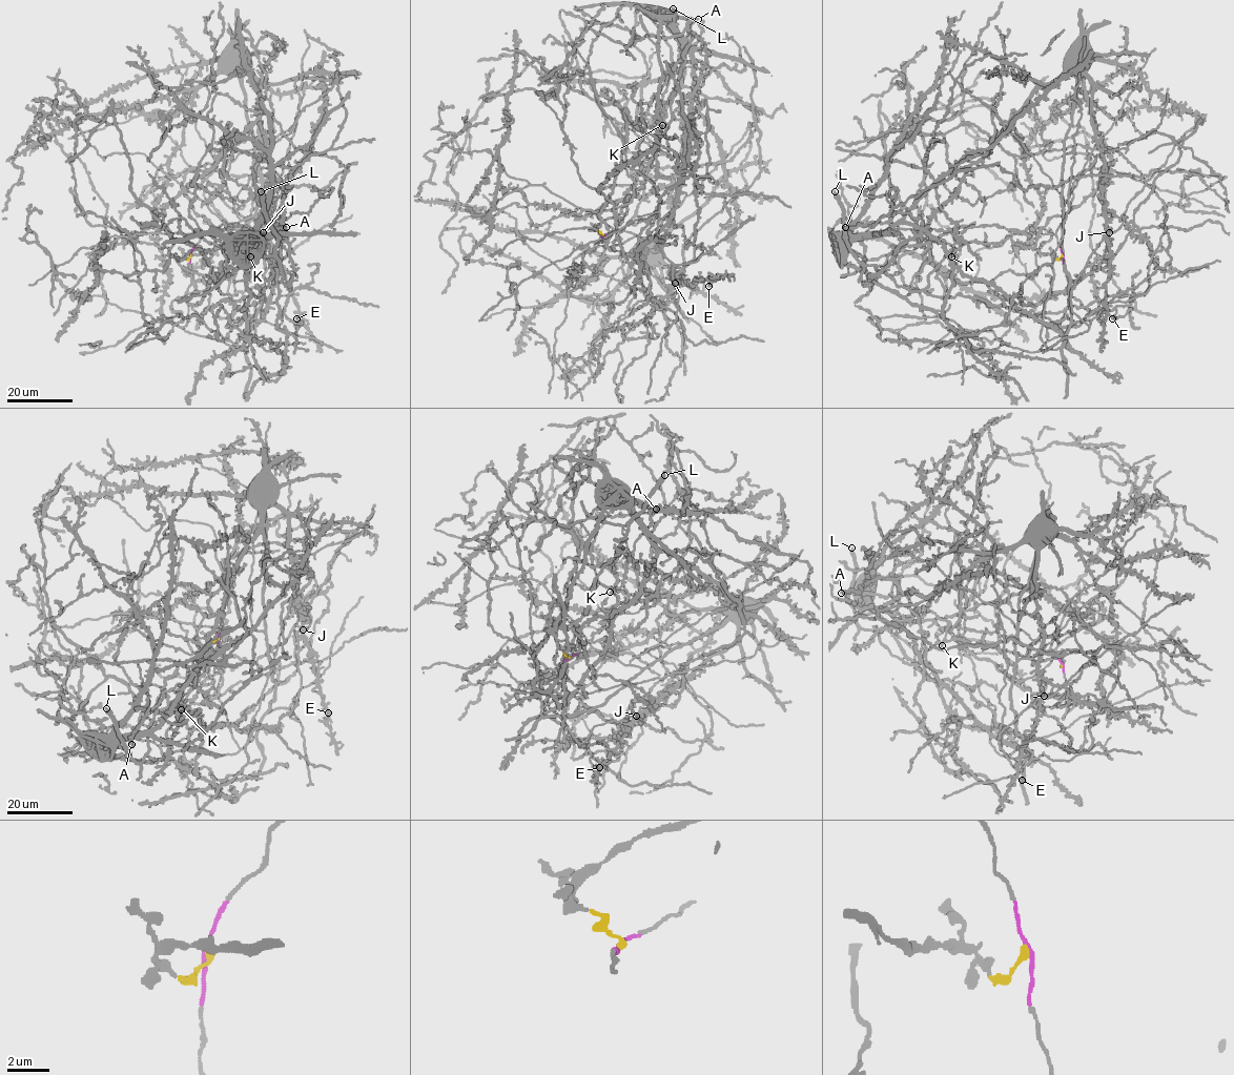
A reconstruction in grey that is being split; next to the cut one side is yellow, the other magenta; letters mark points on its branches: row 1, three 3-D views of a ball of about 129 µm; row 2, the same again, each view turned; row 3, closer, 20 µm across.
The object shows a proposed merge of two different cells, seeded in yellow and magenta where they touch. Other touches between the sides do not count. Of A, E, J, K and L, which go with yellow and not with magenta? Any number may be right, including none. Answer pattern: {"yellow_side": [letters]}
{"yellow_side": ["A", "K", "L"]}

